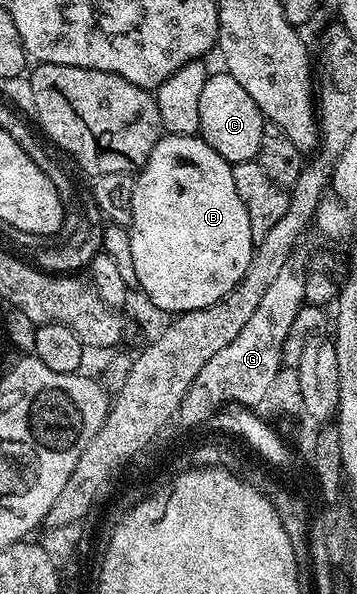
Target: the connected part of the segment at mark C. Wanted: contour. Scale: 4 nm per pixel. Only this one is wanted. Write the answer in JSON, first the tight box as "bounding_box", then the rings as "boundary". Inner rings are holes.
{"bounding_box":[200,73,264,165],"boundary":[[[229,73],[211,74],[200,92],[200,135],[206,144],[233,165],[257,160],[264,116],[247,91]]]}

